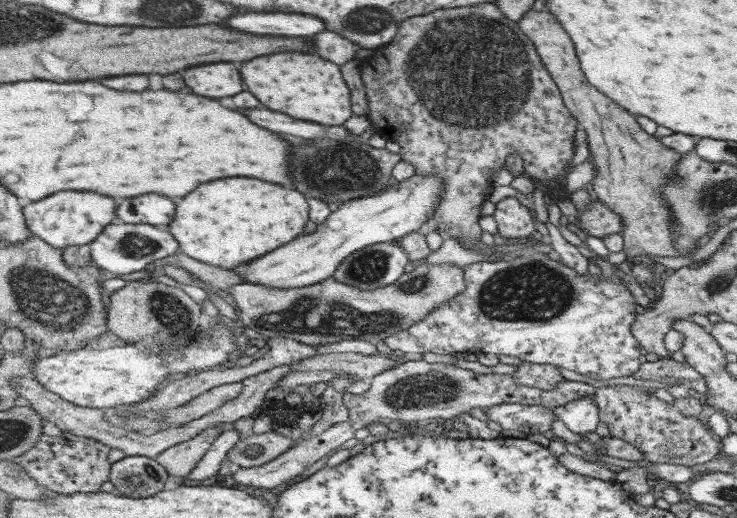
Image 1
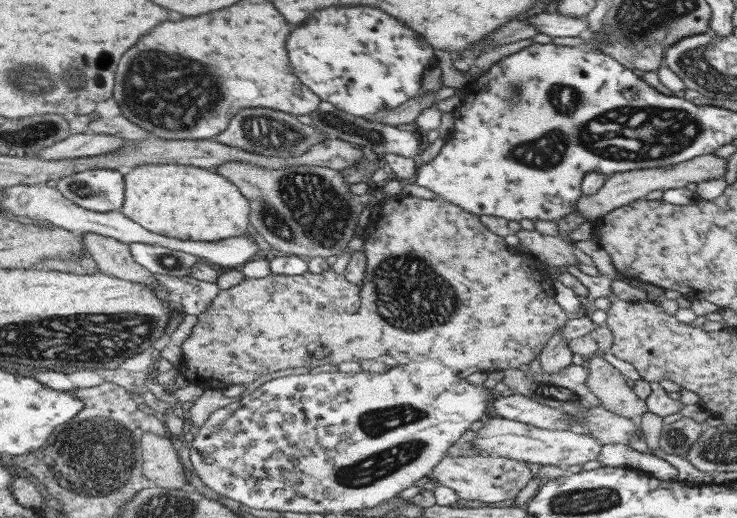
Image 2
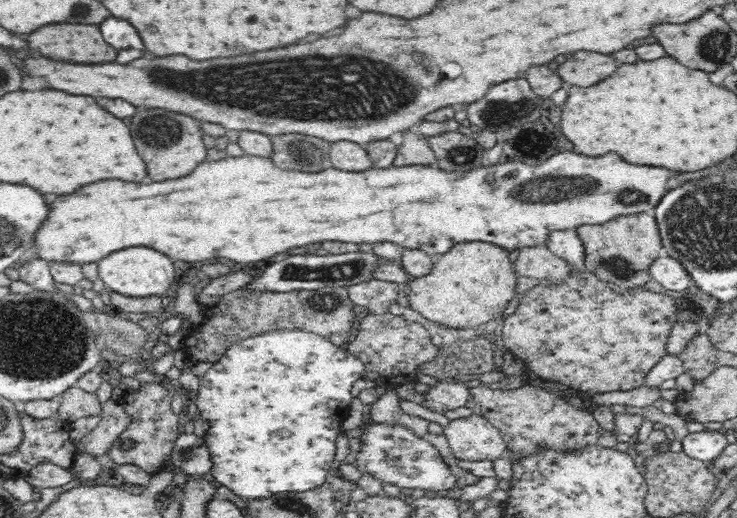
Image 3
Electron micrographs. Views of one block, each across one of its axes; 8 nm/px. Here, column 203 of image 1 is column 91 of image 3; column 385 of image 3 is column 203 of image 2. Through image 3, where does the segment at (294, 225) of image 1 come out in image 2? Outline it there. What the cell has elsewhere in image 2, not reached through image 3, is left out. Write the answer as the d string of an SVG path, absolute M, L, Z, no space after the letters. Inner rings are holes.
M181 164L134 167L124 176L126 198L122 212L151 232L179 240L215 242L243 236L251 222L251 203L233 182L211 170Z

